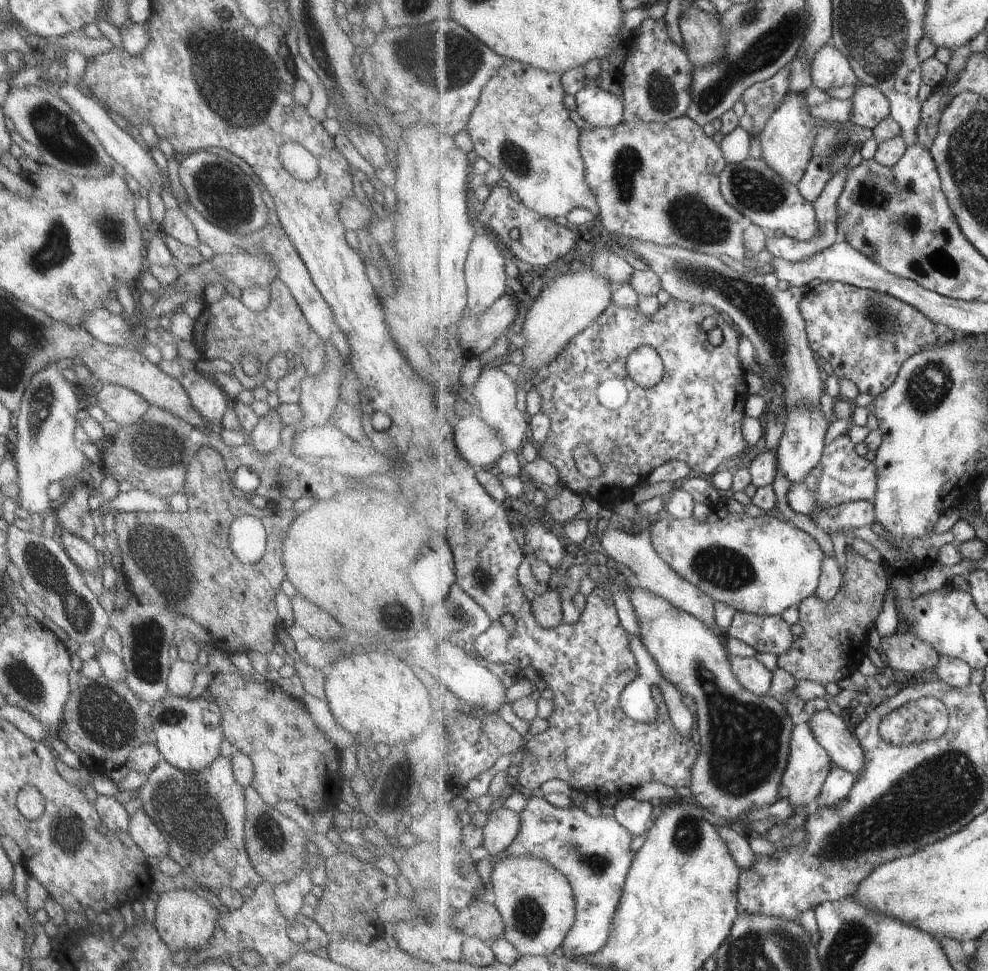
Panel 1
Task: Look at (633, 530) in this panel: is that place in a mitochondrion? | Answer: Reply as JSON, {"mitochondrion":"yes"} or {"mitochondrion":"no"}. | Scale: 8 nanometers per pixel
{"mitochondrion":"no"}

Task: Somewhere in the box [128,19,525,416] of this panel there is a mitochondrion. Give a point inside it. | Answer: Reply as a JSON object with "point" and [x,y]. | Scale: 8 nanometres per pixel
{"point":[238,82]}

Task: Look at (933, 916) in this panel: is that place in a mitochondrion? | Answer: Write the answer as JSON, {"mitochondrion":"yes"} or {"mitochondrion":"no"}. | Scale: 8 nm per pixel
{"mitochondrion":"no"}

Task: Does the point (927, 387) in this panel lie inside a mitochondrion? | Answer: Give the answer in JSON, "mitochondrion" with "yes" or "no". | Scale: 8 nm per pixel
{"mitochondrion":"yes"}

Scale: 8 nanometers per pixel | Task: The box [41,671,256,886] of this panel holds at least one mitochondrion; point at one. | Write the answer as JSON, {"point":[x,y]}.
{"point":[184,805]}

